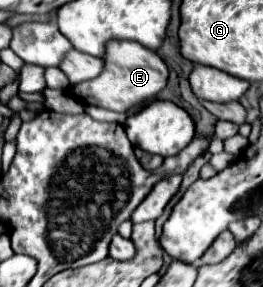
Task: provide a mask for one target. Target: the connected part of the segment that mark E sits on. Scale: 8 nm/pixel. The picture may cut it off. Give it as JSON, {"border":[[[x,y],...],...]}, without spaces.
{"border":[[[110,42],[106,46],[104,62],[106,66],[98,78],[72,86],[68,94],[82,100],[84,104],[102,106],[114,112],[130,112],[138,108],[144,100],[154,98],[168,84],[170,70],[166,62],[156,52],[146,50],[144,46],[138,46],[136,42]]]}

